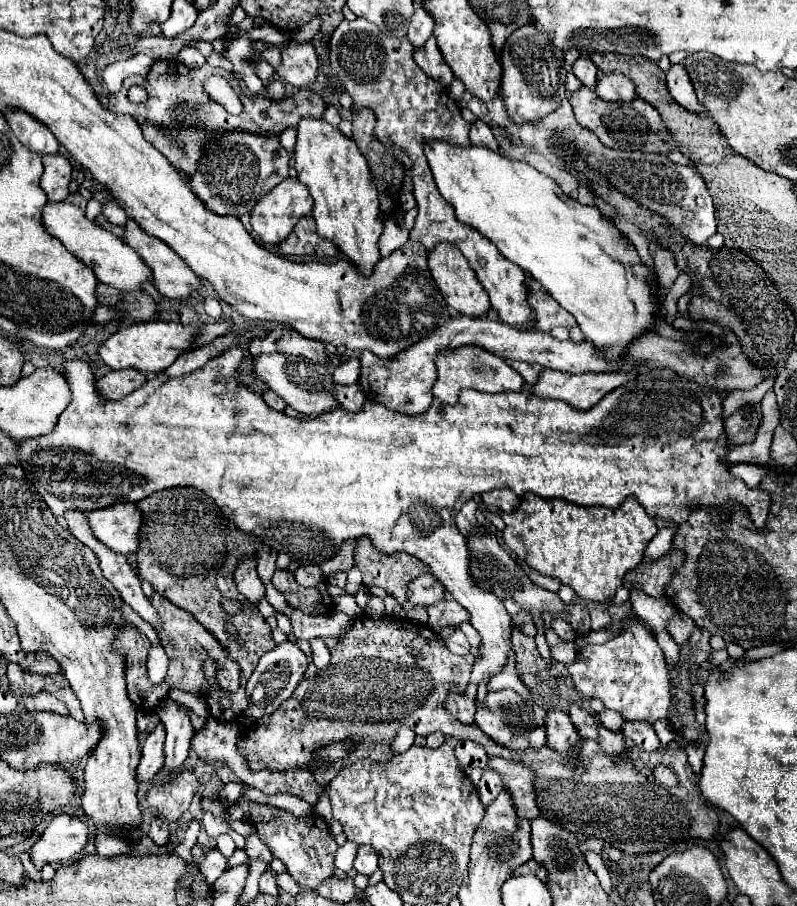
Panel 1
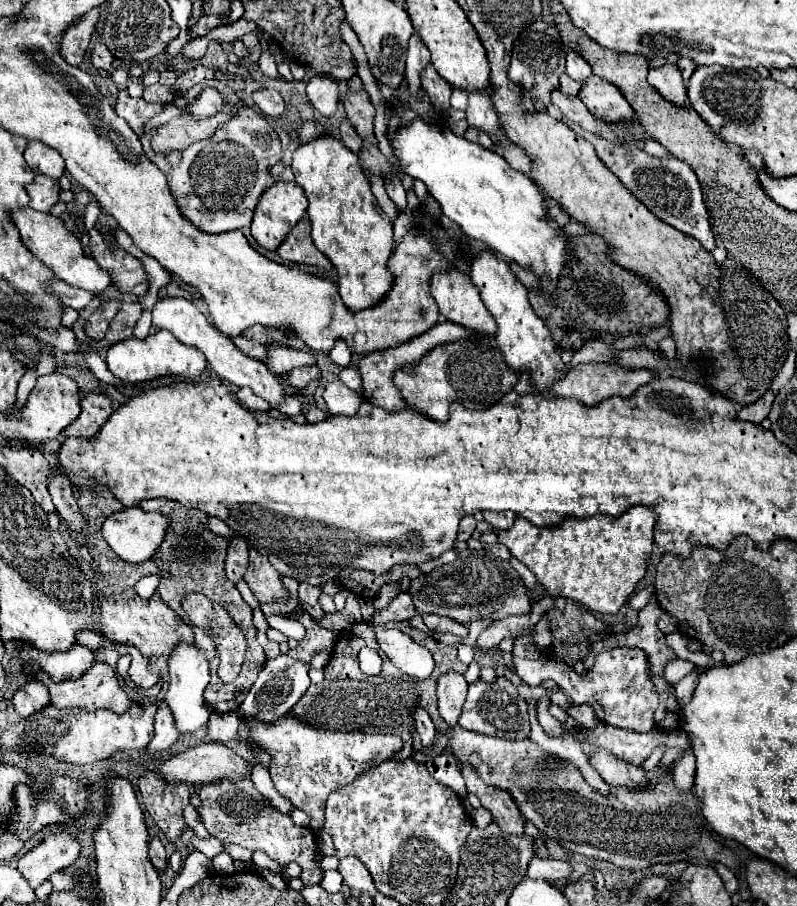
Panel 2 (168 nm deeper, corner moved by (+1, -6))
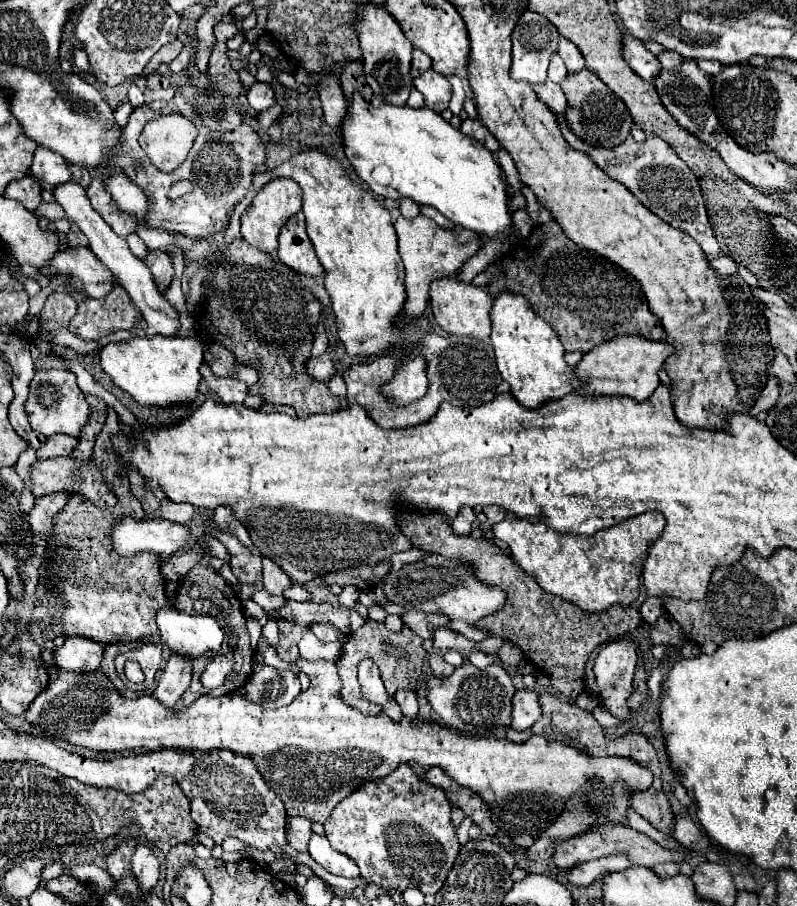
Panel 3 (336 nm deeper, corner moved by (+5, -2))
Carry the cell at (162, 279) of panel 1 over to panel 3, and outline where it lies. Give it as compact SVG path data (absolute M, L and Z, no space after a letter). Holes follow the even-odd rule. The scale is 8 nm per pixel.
M84 246L58 252L56 260L52 260L52 268L44 268L42 274L56 276L66 272L72 276L72 288L90 298L104 298L114 286L120 286L114 274Z

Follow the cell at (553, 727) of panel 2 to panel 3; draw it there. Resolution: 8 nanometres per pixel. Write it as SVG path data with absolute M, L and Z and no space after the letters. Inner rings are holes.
M516 690L514 696L514 706L512 706L512 728L516 730L526 730L534 722L540 720L542 708L538 702L538 694L534 690Z

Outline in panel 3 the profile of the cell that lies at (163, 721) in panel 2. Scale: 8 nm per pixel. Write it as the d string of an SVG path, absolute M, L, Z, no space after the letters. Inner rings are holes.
M170 656L152 696L166 708L174 710L182 694L188 690L190 678L192 678L192 664L188 664L188 660L176 660L176 656Z

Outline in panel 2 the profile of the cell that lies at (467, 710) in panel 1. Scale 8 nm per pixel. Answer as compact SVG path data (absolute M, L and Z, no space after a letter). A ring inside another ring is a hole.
M448 672L438 678L438 686L436 686L438 710L450 728L456 726L458 722L458 716L466 700L466 690L468 690L468 682L458 672Z

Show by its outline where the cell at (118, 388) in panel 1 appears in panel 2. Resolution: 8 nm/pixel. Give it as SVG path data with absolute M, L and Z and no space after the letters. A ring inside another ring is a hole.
M88 394L82 400L80 416L62 434L64 434L64 438L68 438L68 436L92 438L98 432L98 428L110 418L110 414L112 414L110 398L106 398L104 394Z

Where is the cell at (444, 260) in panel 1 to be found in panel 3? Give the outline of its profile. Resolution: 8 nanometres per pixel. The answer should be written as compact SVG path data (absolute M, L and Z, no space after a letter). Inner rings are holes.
M454 276L438 278L430 284L430 306L434 312L436 322L446 330L448 334L456 336L472 336L486 340L490 338L490 308L492 308L492 296L482 290L480 286L474 286L470 282L462 282Z

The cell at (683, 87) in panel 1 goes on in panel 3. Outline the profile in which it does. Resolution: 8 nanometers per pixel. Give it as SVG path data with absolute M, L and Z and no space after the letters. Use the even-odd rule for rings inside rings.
M624 34L624 58L628 60L630 68L644 80L654 80L662 66L660 66L660 60L648 52L644 48L644 44L640 44L640 40Z

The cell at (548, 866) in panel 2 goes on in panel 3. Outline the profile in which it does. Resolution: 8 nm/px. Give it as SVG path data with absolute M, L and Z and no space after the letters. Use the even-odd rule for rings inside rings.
M618 854L616 856L608 856L608 858L600 858L600 860L592 860L592 862L584 862L584 864L580 864L578 870L572 868L570 882L574 886L590 886L602 874L616 872L616 870L624 870L628 866L630 866L628 858L618 856Z

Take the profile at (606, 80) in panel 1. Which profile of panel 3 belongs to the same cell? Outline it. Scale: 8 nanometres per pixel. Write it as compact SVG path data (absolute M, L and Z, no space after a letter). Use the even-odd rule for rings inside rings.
M584 68L582 72L568 74L568 78L562 82L562 90L568 98L566 122L572 132L576 130L576 134L584 138L584 142L596 146L616 146L626 140L632 124L630 112L622 104L622 100L604 82L600 82L600 78L594 72Z

